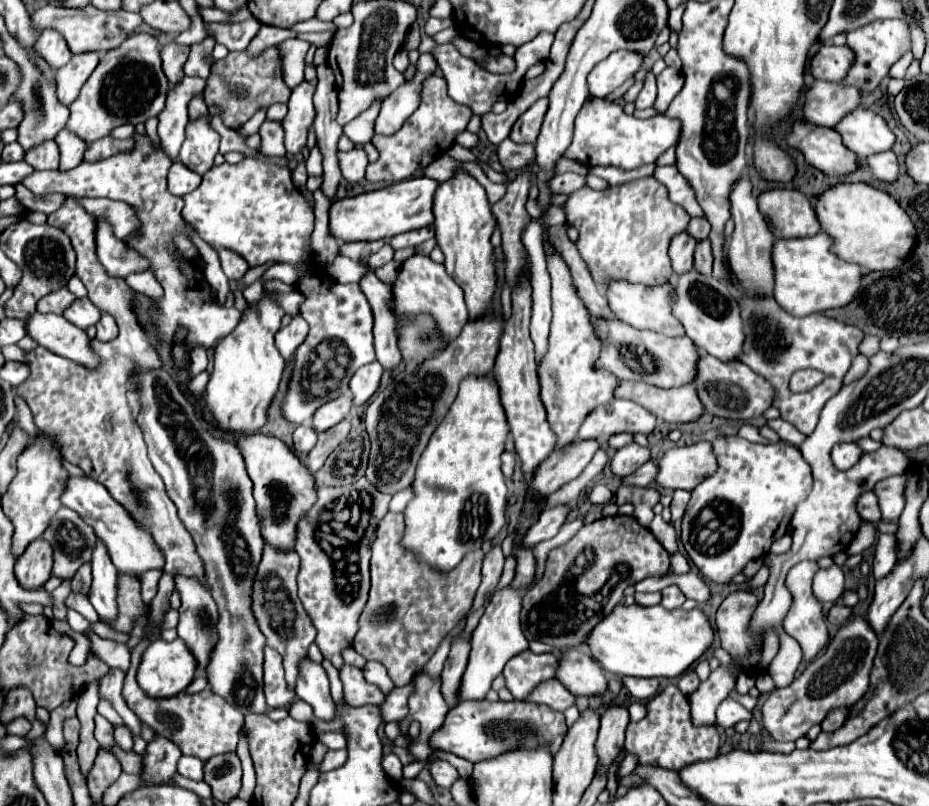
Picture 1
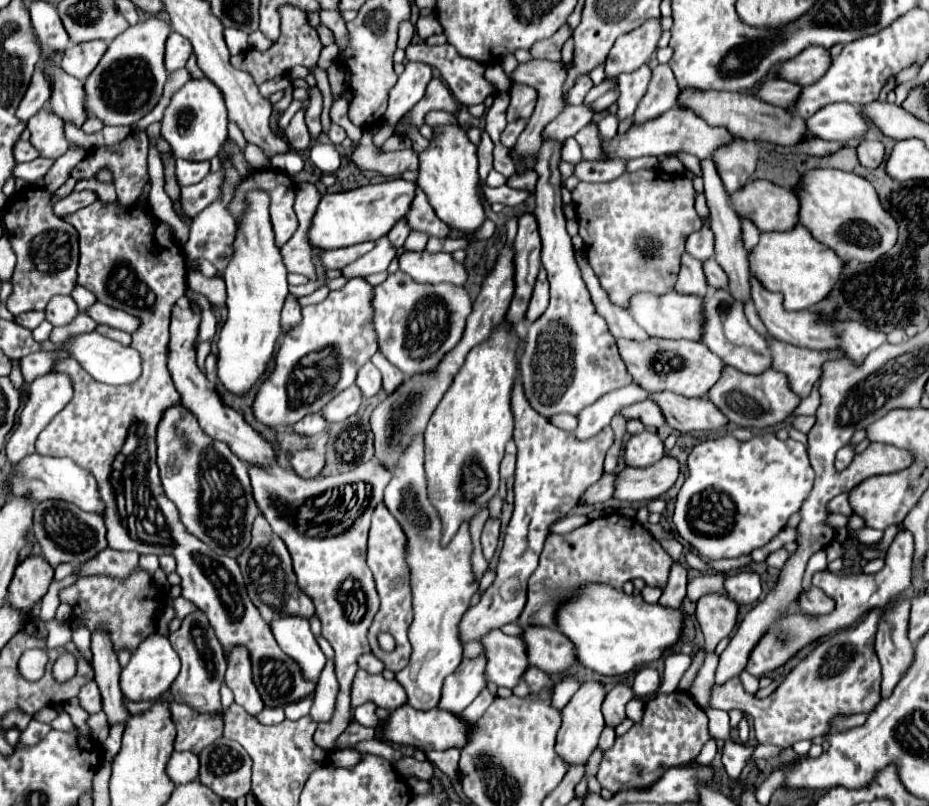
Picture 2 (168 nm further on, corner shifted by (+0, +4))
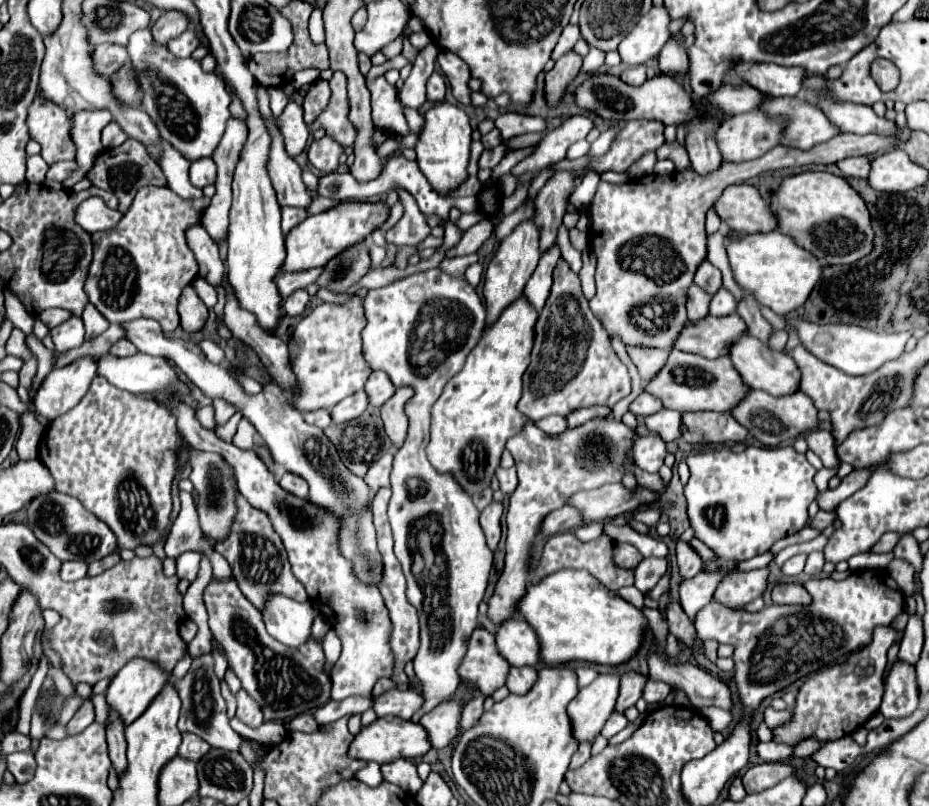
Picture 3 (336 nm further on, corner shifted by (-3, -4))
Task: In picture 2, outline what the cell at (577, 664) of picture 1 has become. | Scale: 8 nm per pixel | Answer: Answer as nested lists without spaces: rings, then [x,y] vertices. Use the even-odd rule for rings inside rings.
[[[525,626],[521,640],[525,642],[529,664],[537,666],[539,670],[543,670],[547,674],[567,674],[571,670],[571,666],[577,664],[575,654],[573,654],[573,644],[565,636],[561,636],[559,630],[555,630],[551,626]]]

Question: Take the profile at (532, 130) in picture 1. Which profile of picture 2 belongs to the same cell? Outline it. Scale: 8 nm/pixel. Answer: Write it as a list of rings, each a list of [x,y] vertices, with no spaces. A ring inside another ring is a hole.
[[[513,122],[513,124],[507,124],[507,128],[503,130],[499,142],[501,142],[505,148],[513,148],[515,142],[517,142],[517,138],[519,138],[519,134],[521,134],[523,128],[525,128],[525,124],[527,124],[527,122]]]

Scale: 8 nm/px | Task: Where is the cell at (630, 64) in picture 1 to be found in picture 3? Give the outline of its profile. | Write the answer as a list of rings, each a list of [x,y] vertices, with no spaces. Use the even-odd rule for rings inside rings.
[[[654,6],[646,16],[642,16],[640,22],[636,24],[636,30],[632,30],[618,46],[622,64],[632,68],[656,58],[664,42],[670,38],[668,22],[670,22],[670,16],[666,8]]]

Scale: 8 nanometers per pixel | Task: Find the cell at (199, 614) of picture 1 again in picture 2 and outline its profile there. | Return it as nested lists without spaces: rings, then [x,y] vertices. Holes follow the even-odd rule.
[[[197,610],[195,614],[187,616],[183,620],[181,628],[177,632],[169,634],[169,642],[181,658],[181,672],[173,680],[173,686],[169,688],[175,702],[185,704],[199,714],[219,716],[221,714],[219,688],[221,688],[221,680],[223,680],[225,668],[227,668],[227,660],[223,656],[225,648],[221,646],[221,642],[217,642],[217,636],[213,634],[213,628],[209,626],[209,620],[205,618],[205,614],[201,614],[201,610]]]

